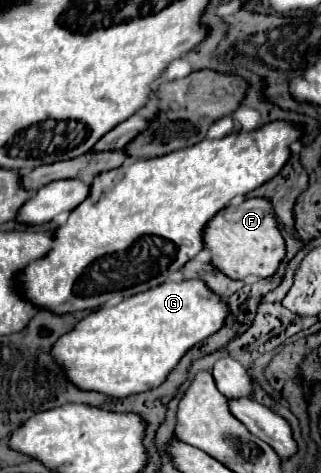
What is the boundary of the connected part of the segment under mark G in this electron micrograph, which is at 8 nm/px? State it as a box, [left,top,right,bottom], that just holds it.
[52,281,226,399]

